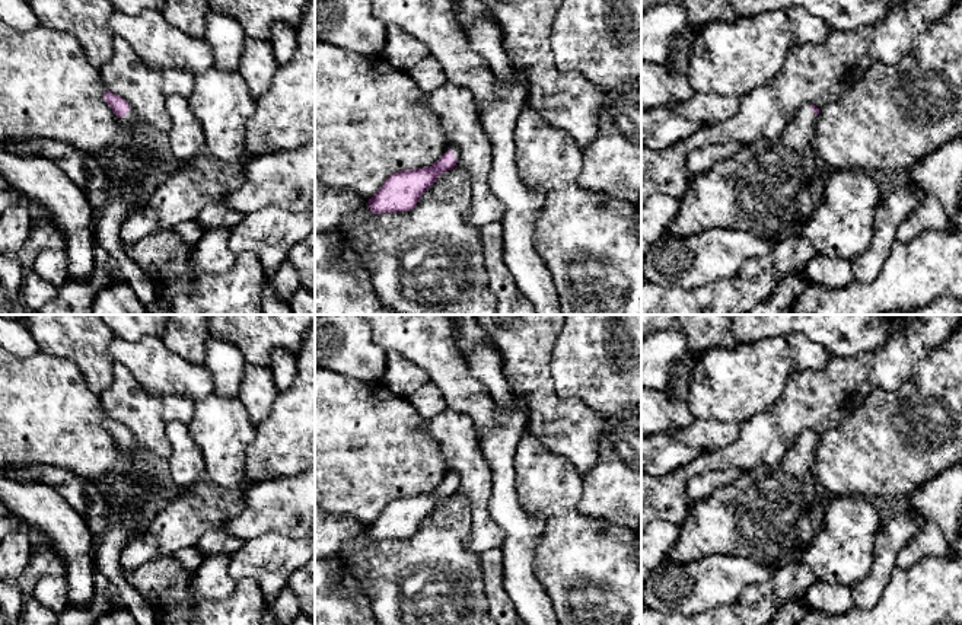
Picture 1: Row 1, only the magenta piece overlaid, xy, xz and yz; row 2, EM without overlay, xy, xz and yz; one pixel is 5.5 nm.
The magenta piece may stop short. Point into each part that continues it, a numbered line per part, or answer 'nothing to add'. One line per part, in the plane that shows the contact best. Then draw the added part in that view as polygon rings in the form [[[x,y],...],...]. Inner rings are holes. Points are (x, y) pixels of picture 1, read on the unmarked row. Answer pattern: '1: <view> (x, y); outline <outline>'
1: xy (130, 450); outline [[[131,434],[122,444],[118,444],[118,449],[120,459],[125,463],[125,466],[144,455],[143,449],[137,444],[136,439]]]

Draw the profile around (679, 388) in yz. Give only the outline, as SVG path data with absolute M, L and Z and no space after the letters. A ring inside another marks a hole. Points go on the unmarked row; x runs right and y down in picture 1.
M695 353L694 357L682 357L679 364L675 367L675 373L670 379L670 386L665 393L675 401L687 401L691 390L692 370L697 364L700 354Z

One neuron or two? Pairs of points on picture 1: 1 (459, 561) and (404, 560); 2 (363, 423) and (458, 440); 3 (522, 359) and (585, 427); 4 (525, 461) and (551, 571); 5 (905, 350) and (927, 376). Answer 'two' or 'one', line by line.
1: one
2: two
3: one
4: one
5: two

